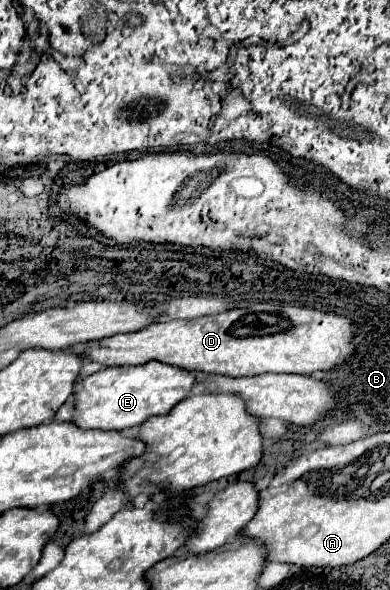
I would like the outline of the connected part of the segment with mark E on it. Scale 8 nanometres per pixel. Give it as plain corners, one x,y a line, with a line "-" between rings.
146,363
140,367
108,367
108,369
100,369
94,375
82,379
76,385
74,391
74,409
78,411
72,417
72,423
78,425
80,429
102,429
102,431
122,431
122,429
130,429
140,425
142,421
146,421
152,415
164,415
168,413
176,403
180,403
184,397
188,397
190,389
196,385
196,377
190,371
178,369
178,367
170,367
164,363

